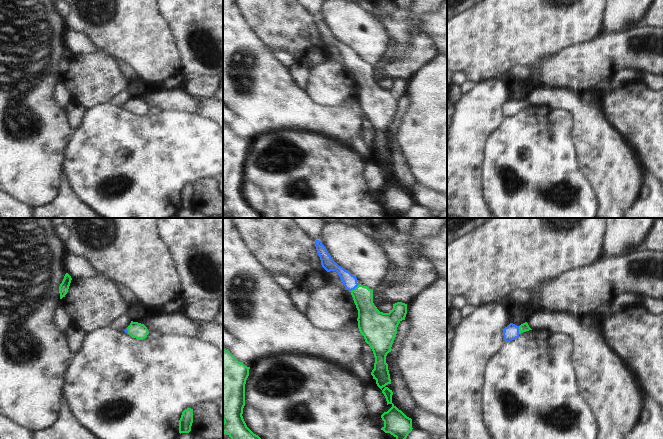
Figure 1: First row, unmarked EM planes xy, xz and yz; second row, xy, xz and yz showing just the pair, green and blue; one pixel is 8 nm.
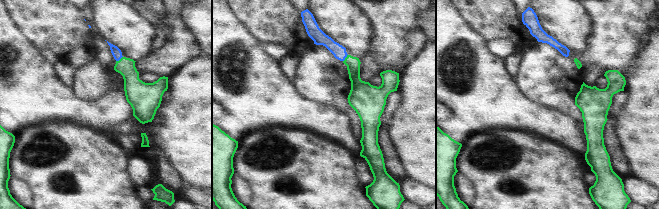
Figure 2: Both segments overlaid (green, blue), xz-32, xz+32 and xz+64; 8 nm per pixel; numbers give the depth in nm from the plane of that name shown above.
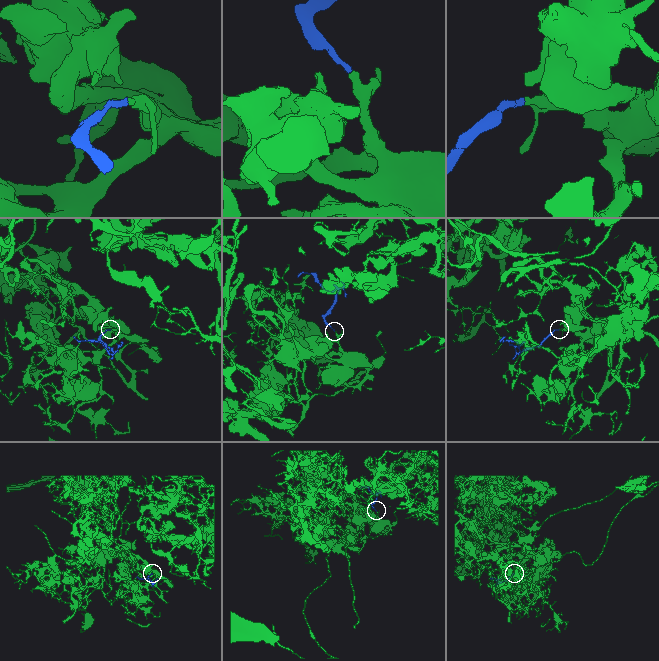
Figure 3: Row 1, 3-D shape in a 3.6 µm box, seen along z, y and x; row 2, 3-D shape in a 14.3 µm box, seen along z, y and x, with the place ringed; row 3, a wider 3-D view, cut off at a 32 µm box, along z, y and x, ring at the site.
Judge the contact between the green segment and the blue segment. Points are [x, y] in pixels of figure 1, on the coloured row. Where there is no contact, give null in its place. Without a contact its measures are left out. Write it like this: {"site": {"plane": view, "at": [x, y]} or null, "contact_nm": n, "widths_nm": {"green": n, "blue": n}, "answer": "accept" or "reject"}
{"site": {"plane": "xz", "at": [355, 288]}, "contact_nm": 90, "widths_nm": {"green": 180, "blue": 110}, "answer": "accept"}

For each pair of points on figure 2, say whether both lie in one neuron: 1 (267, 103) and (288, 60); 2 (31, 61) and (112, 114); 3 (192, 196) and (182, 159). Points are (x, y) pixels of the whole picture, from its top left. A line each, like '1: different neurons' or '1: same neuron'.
1: different neurons
2: same neuron
3: different neurons

